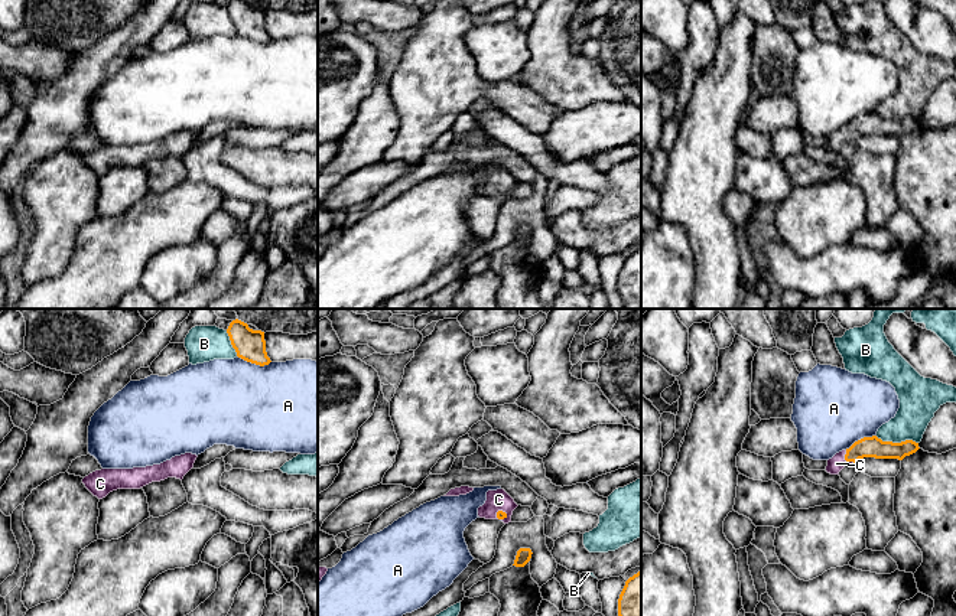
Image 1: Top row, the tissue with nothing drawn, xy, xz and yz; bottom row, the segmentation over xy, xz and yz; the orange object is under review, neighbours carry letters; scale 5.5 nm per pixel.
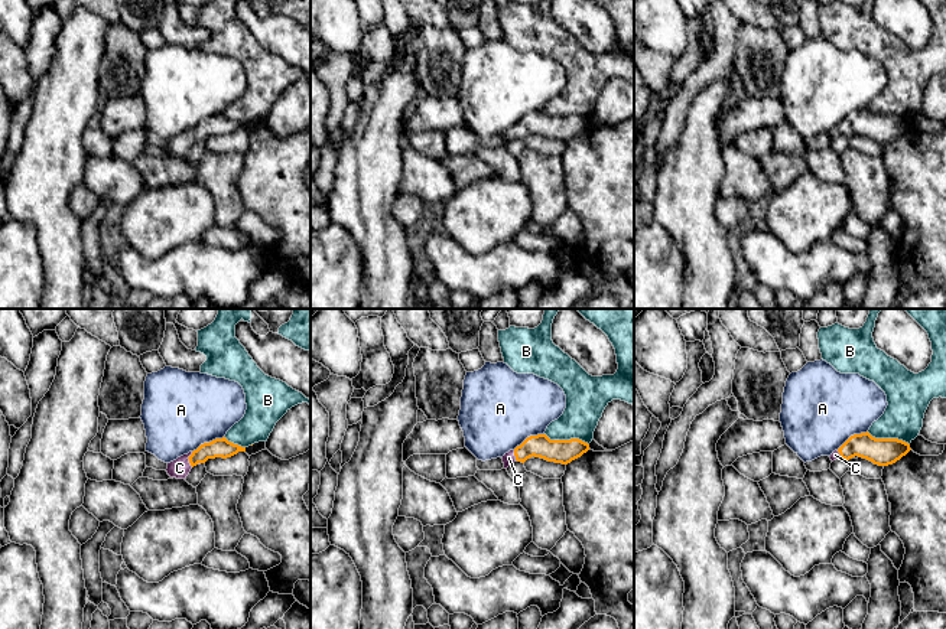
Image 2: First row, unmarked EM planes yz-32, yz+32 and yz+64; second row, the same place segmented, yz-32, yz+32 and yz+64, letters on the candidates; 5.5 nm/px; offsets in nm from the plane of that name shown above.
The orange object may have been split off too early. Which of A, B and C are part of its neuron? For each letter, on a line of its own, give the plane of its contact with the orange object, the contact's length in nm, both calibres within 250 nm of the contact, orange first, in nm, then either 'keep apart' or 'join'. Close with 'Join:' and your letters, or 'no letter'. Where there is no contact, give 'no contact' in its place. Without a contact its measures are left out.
A: xy | 200 nm | 170/480 nm | keep apart
B: yz | 240 nm | 110/200 nm | keep apart
C: yz | 90 nm | 110/90 nm | join
Join: C

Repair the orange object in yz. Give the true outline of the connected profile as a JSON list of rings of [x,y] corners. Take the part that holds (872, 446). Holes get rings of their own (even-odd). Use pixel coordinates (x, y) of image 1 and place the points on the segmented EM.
[[[877,436],[864,437],[855,441],[849,449],[836,453],[827,460],[826,472],[830,475],[839,475],[839,472],[848,466],[855,465],[859,459],[898,459],[903,460],[918,450],[918,443],[905,440],[901,443],[882,441]]]

